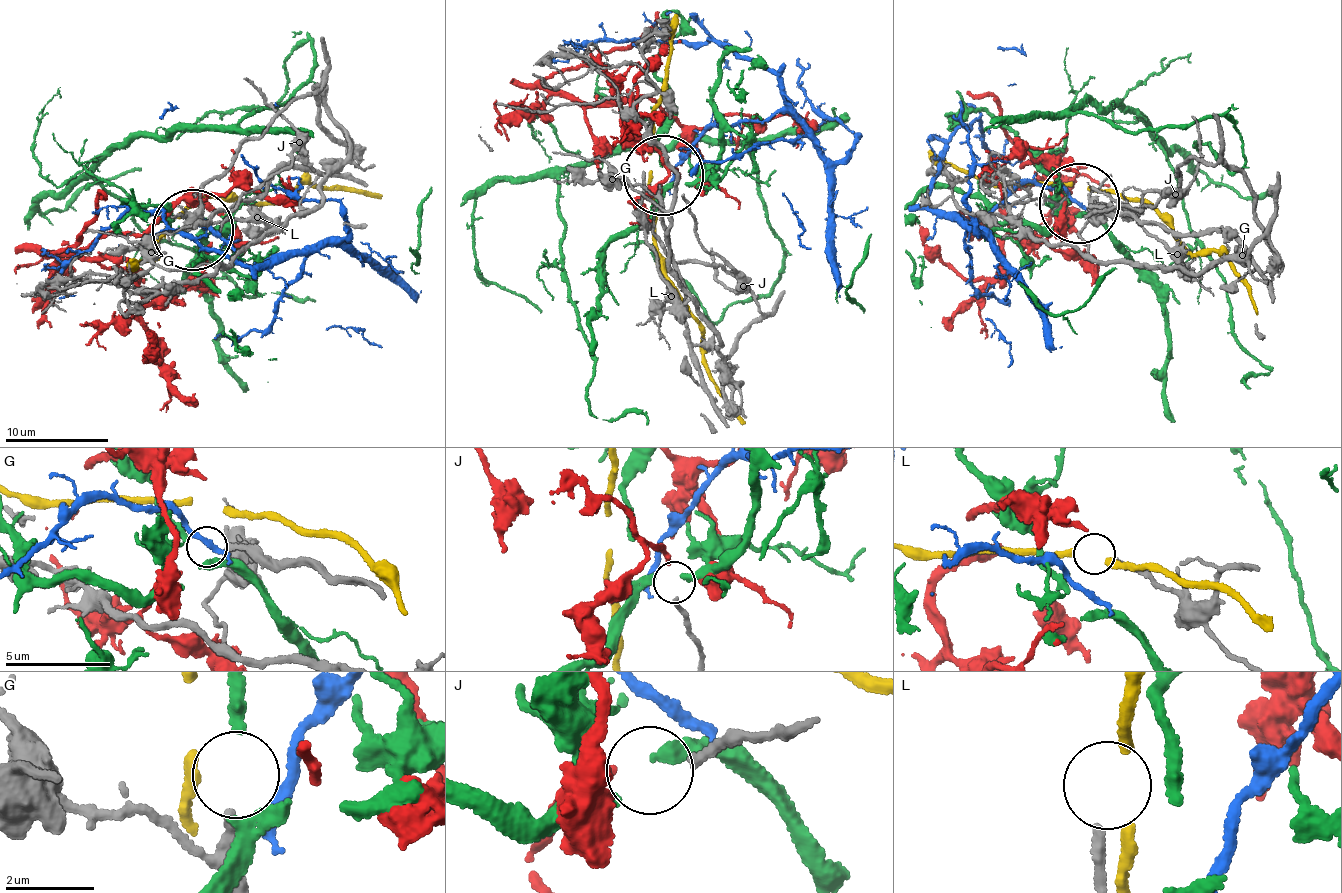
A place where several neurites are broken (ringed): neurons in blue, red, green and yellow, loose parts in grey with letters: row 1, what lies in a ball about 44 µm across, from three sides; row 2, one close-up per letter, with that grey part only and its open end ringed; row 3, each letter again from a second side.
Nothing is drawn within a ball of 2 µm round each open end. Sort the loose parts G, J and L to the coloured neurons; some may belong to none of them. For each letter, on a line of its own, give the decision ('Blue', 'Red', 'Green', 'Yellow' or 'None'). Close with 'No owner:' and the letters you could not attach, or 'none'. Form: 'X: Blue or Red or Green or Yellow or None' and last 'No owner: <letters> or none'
G: None
J: Red
L: None
No owner: G, L

